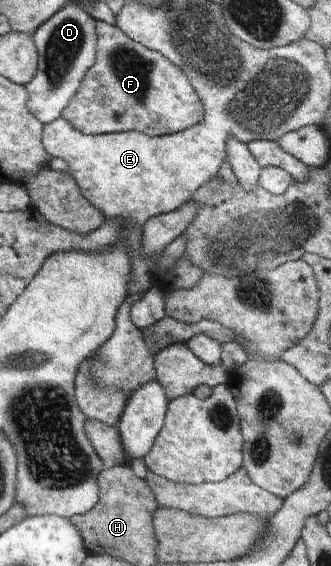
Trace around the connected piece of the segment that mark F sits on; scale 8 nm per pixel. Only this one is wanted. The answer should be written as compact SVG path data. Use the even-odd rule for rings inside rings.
M98 21L95 63L85 72L83 81L69 105L61 112L75 129L96 136L111 132L141 132L148 136L176 134L189 129L203 119L203 106L191 82L174 63L159 52L147 49L127 37L117 26Z

